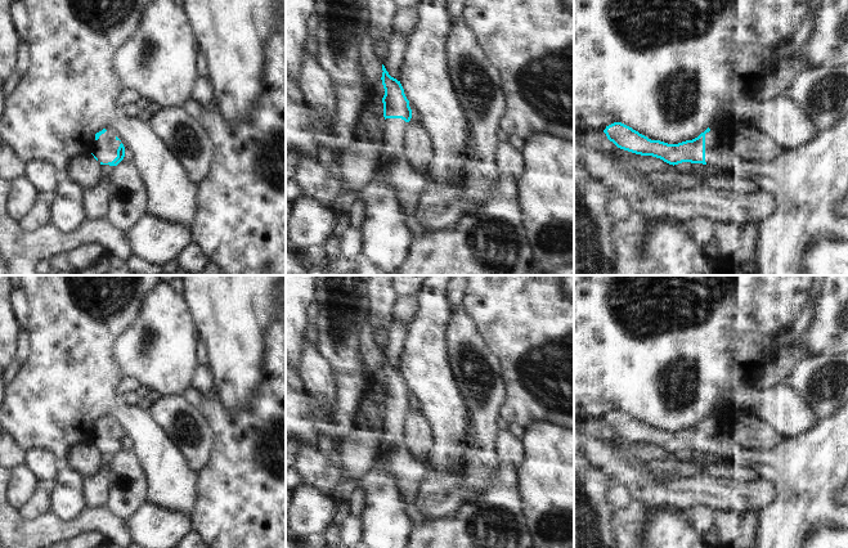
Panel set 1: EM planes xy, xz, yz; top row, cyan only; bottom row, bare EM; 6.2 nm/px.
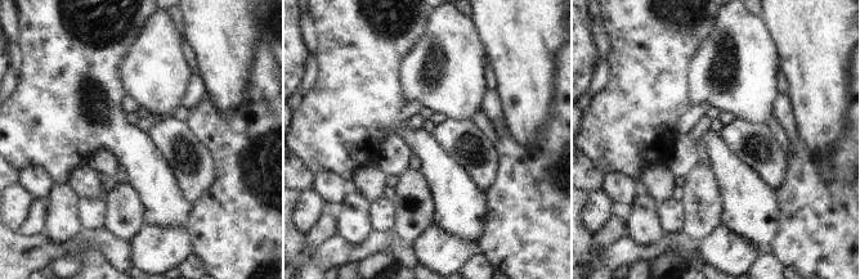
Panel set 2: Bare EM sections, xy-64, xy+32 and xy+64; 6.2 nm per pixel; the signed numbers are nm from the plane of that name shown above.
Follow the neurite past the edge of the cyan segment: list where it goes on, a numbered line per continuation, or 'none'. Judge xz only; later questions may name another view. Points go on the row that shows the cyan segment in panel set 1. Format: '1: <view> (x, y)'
1: xz (394, 129)

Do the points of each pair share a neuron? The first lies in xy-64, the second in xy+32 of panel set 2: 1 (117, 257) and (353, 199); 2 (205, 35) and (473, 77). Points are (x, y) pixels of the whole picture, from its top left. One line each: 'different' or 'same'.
1: different
2: different

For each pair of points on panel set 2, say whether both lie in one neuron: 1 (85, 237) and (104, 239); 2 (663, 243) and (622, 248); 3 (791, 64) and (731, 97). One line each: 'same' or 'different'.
1: same
2: same
3: different

